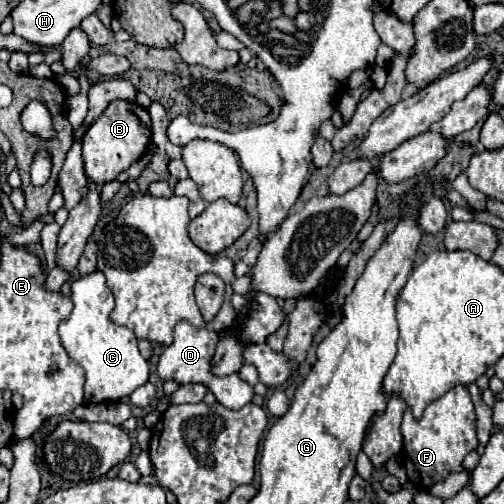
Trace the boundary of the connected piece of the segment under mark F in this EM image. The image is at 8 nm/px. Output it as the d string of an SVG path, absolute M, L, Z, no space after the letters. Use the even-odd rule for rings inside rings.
M454 386L442 398L430 402L420 420L414 420L410 410L404 412L402 422L402 462L408 474L408 480L418 490L430 490L434 484L442 482L454 472L462 472L462 460L468 452L478 446L476 436L476 414L466 386Z

